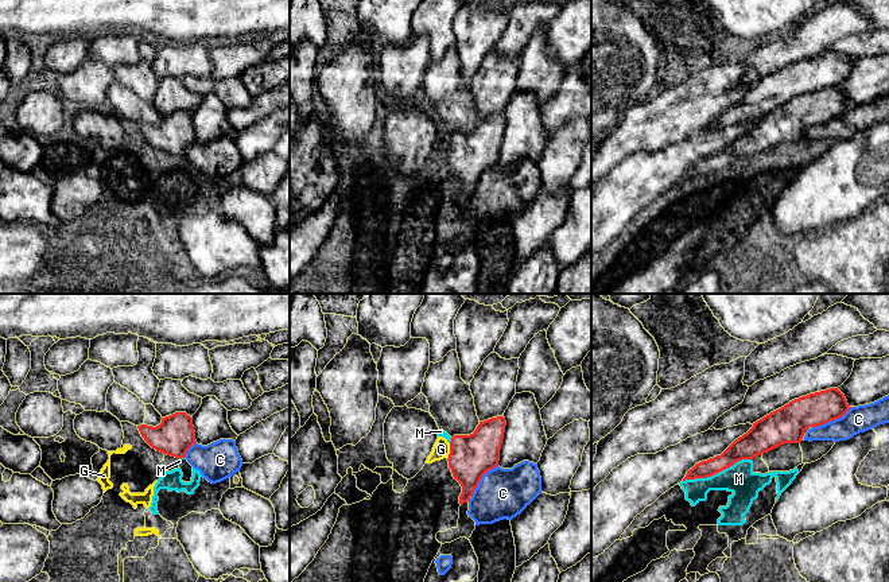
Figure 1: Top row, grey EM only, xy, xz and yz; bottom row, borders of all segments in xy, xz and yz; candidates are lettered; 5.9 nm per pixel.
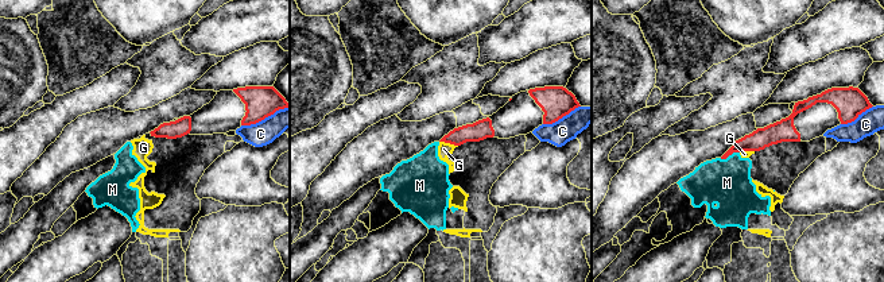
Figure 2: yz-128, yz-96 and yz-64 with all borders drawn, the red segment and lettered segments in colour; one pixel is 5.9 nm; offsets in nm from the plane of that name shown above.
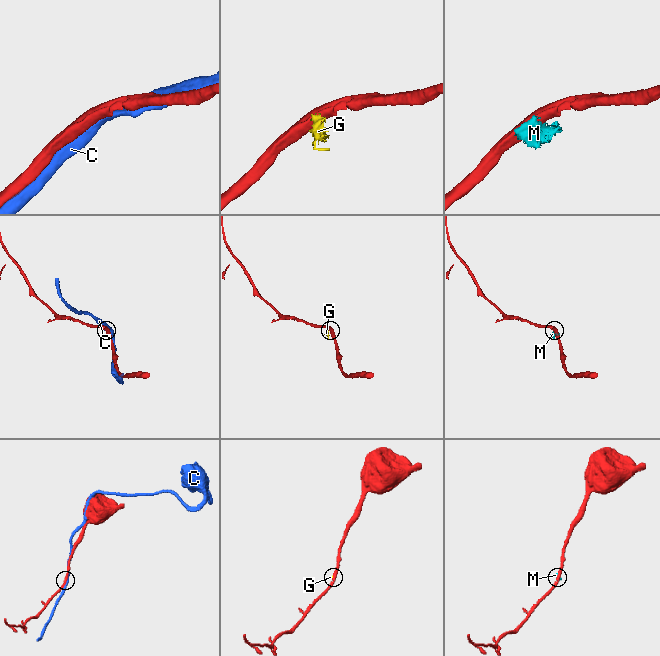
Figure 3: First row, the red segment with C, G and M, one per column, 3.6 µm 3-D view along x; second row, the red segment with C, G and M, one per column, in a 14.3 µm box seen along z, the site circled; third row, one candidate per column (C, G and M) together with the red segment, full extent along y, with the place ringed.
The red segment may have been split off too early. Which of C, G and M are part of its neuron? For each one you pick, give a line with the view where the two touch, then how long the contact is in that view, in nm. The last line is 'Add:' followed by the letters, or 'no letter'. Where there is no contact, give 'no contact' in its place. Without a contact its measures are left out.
Add: no letter

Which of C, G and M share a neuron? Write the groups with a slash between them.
C / G M

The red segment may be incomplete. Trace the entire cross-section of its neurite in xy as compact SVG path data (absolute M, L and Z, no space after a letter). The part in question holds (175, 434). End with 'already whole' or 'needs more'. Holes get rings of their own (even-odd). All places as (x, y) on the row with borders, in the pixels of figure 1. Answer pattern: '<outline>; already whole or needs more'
M175 412L162 419L156 427L137 426L144 441L156 451L185 458L187 450L197 442L193 418L186 412Z; already whole

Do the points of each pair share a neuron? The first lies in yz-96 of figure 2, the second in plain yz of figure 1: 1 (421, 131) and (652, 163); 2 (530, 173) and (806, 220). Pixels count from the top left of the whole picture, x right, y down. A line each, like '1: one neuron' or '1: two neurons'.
1: one neuron
2: one neuron

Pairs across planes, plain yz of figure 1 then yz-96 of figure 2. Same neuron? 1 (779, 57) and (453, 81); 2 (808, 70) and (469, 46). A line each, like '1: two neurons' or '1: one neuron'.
1: two neurons
2: two neurons

